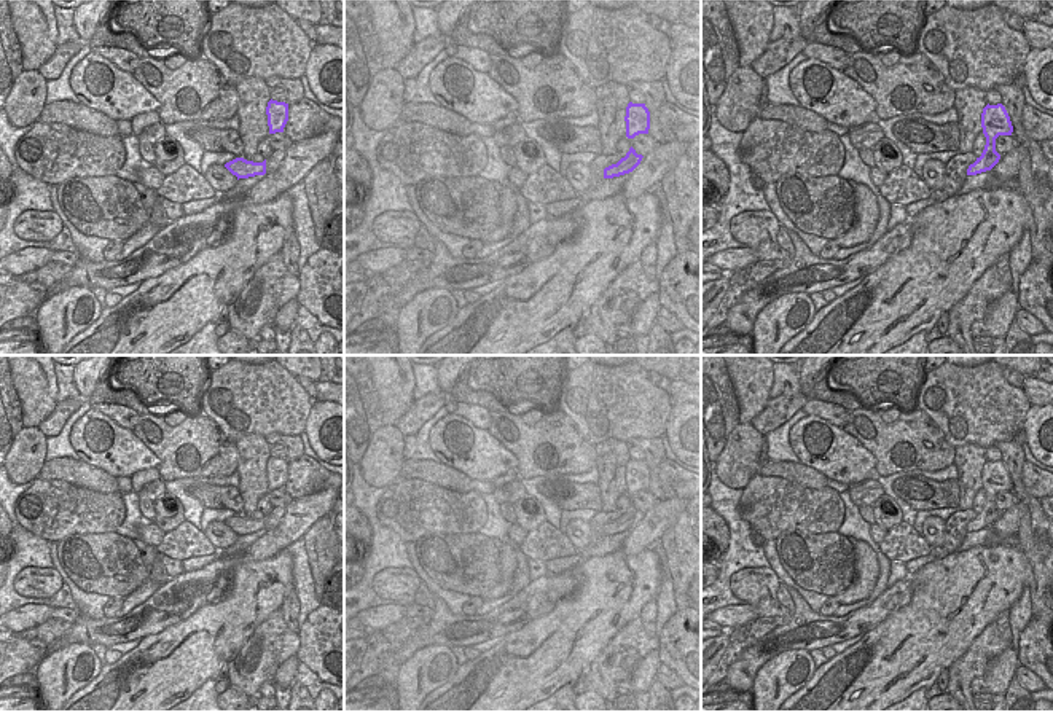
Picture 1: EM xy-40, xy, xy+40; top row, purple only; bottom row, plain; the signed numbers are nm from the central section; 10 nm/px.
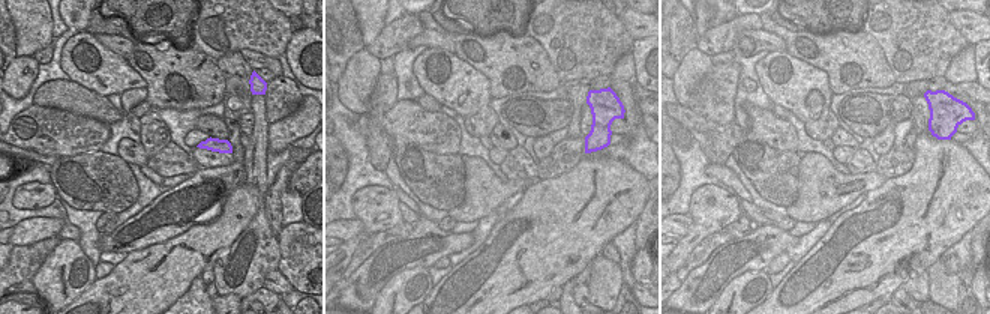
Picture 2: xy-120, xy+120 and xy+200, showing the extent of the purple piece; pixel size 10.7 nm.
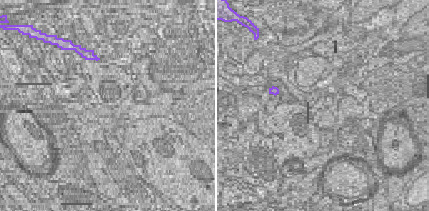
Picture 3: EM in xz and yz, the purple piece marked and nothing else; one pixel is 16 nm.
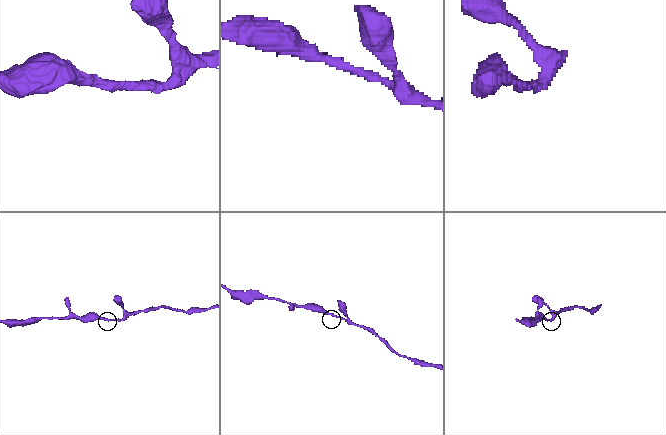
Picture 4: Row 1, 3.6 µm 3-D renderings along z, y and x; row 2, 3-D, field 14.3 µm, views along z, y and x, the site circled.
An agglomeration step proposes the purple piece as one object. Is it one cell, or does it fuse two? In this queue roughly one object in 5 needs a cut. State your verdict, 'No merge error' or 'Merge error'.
No merge error.

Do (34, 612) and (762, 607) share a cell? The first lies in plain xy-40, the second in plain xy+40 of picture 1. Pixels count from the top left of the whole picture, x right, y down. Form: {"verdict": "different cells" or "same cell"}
{"verdict": "different cells"}

